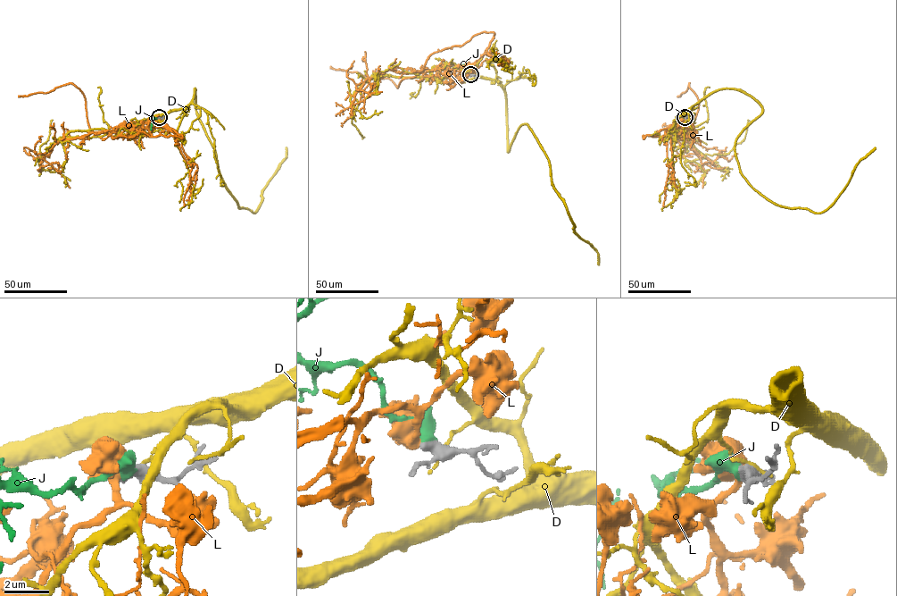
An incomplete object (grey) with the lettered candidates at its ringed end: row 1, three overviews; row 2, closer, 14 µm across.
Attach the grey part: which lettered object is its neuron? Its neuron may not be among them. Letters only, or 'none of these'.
J

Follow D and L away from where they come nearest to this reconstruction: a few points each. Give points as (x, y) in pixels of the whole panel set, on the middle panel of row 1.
D: (471, 75), (494, 79), (503, 89), (508, 151), (519, 128), (530, 128), (574, 230), (595, 250), (599, 264)
L: (470, 74), (442, 78), (418, 73), (402, 79), (397, 88), (388, 78), (367, 77), (330, 66)

